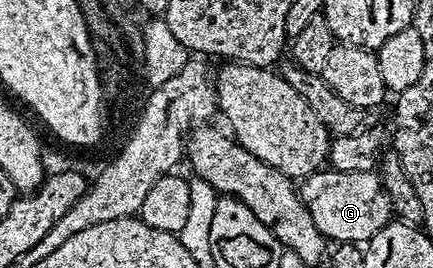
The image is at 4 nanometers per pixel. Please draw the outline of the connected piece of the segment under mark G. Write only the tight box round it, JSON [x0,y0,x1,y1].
[299,170,394,244]

